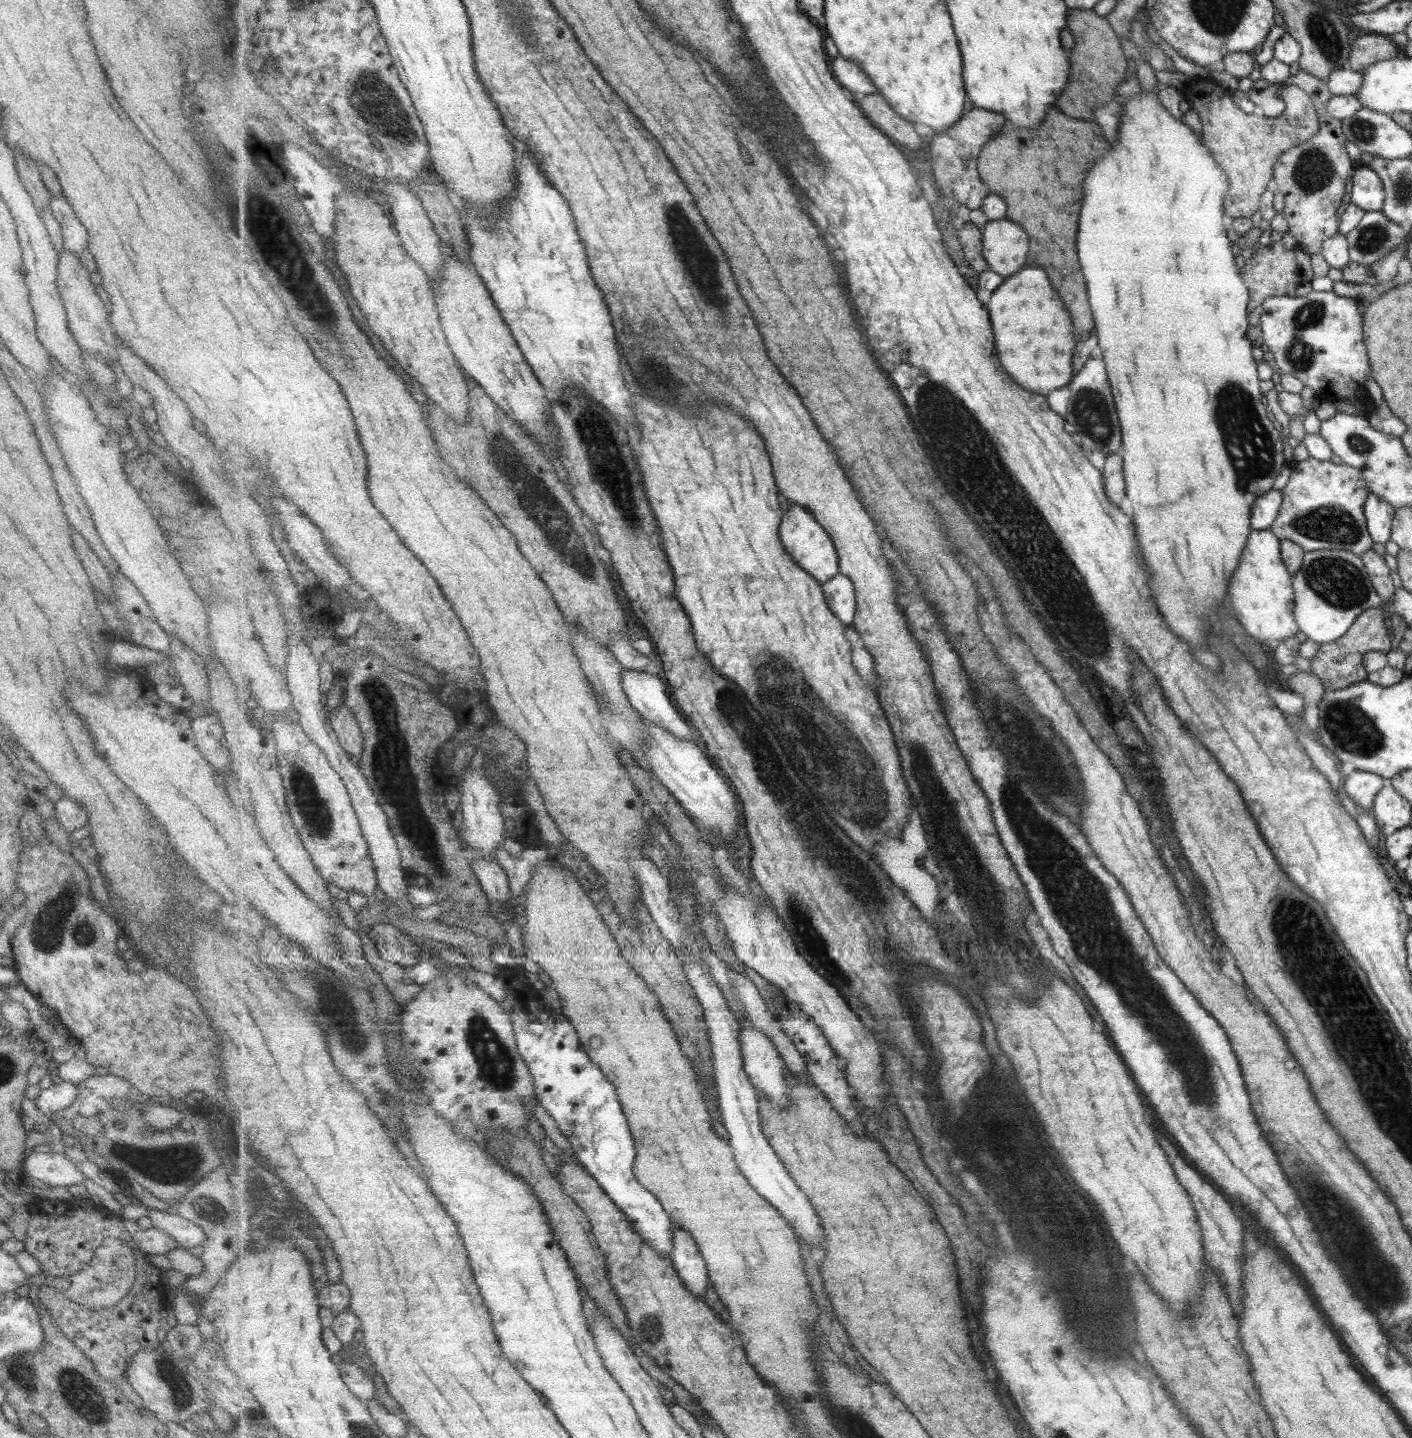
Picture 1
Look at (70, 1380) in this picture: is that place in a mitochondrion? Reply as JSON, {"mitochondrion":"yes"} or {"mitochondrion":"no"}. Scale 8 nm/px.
{"mitochondrion":"yes"}

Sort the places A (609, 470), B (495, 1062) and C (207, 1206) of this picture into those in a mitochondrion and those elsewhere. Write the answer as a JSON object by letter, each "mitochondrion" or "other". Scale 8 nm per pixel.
{"A":"mitochondrion","B":"mitochondrion","C":"mitochondrion"}

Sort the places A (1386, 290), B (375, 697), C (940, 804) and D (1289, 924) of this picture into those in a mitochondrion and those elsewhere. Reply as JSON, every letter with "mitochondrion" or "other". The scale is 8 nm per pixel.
{"A":"other","B":"mitochondrion","C":"mitochondrion","D":"mitochondrion"}

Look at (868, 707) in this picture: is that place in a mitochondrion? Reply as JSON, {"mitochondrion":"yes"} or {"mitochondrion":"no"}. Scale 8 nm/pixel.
{"mitochondrion":"no"}

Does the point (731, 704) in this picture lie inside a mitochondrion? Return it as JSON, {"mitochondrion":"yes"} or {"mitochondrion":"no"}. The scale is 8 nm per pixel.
{"mitochondrion":"yes"}

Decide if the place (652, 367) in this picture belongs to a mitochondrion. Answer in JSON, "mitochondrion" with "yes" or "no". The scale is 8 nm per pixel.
{"mitochondrion":"yes"}

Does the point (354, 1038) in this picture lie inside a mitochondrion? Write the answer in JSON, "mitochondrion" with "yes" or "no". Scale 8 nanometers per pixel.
{"mitochondrion":"yes"}

